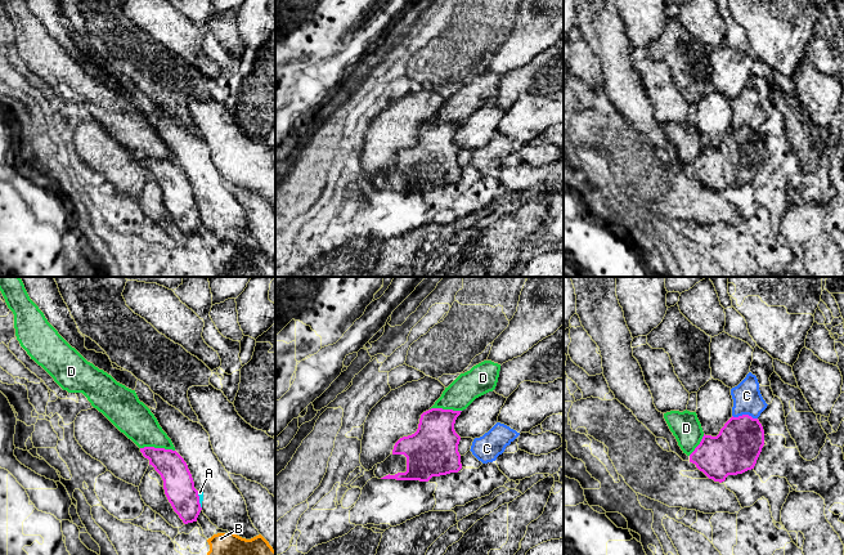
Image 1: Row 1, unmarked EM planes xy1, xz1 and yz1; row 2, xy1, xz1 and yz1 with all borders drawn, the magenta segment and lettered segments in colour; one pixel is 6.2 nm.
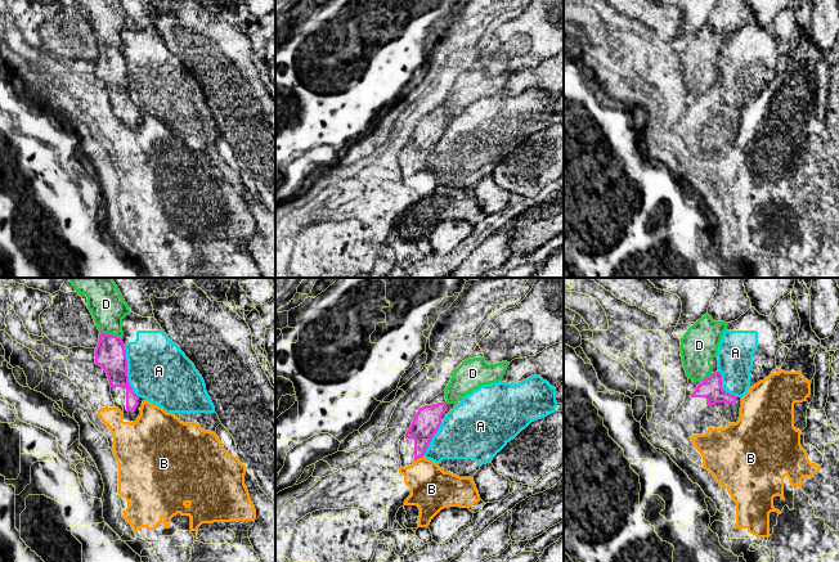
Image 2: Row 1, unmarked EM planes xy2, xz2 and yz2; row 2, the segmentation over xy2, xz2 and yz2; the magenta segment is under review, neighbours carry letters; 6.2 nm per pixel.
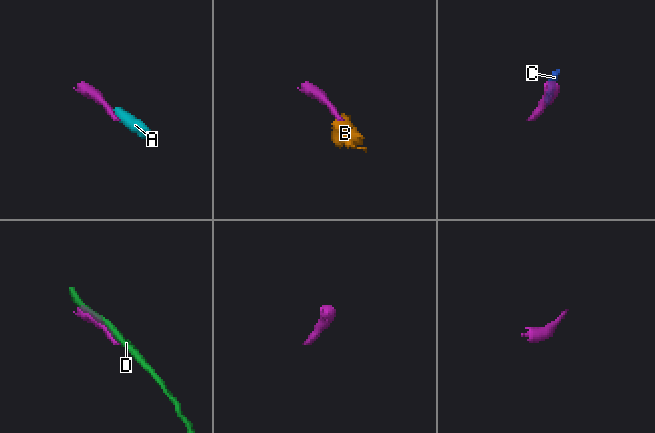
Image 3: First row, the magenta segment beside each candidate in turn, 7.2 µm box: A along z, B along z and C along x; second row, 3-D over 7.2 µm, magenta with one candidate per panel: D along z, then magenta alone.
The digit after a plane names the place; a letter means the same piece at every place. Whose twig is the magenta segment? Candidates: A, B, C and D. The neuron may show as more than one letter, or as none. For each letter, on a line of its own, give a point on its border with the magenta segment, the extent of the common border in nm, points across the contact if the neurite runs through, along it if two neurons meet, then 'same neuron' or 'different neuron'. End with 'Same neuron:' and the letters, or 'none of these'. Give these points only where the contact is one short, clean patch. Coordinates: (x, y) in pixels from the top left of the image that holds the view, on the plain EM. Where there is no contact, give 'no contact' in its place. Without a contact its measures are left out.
A: contact xy2 (126, 82); length 340 nm; different neuron
B: contact xz2 (418, 170); length 70 nm; way xz2 (427, 131), (422, 140), (418, 170), (424, 189), (431, 201); same neuron
C: contact yz1 (745, 126); length 160 nm; different neuron
D: contact xy1 (157, 160); length 220 nm; different neuron
Same neuron: B

